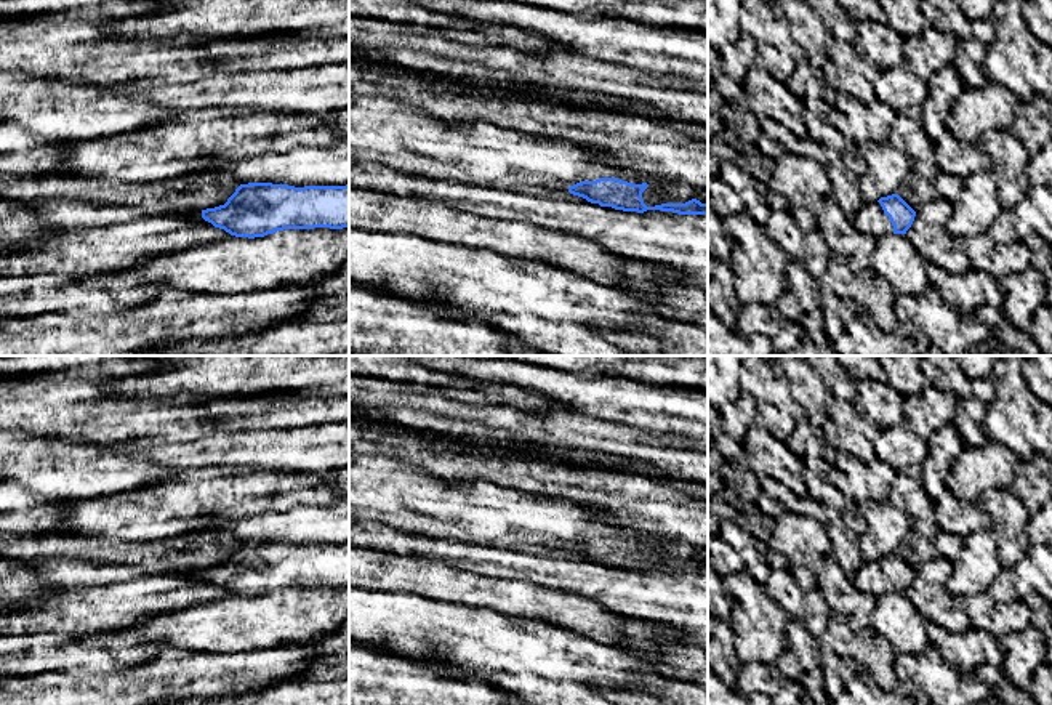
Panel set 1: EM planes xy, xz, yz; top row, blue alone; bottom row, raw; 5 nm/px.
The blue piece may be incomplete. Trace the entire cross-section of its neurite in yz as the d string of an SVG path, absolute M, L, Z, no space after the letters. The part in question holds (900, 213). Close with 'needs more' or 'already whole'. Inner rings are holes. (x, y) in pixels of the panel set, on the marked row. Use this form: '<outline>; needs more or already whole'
M898 195L881 197L876 202L863 203L852 218L853 228L881 239L885 234L906 234L914 221L916 212Z; needs more

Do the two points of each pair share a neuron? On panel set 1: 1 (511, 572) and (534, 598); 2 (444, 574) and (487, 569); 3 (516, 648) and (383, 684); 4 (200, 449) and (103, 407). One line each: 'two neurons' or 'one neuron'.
1: two neurons
2: two neurons
3: two neurons
4: two neurons

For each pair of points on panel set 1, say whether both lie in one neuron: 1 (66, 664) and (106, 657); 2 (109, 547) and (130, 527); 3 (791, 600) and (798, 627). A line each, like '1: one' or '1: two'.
1: one
2: two
3: two

